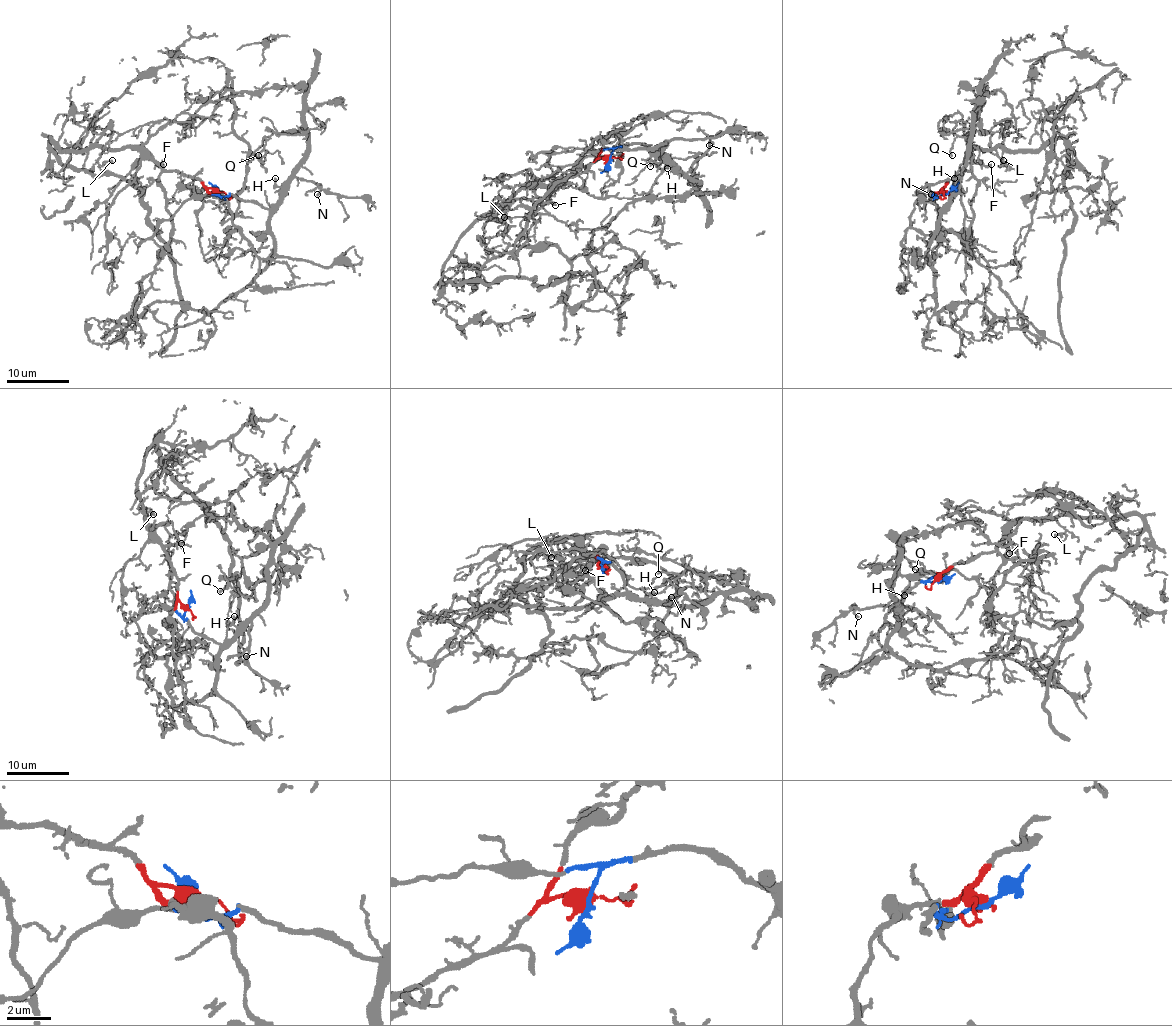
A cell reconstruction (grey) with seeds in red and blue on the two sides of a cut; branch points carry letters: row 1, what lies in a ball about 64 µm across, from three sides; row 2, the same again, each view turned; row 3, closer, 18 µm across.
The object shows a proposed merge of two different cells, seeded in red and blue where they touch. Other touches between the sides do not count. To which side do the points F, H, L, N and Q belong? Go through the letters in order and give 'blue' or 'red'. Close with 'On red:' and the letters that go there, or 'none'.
F: red
H: blue
L: red
N: blue
Q: blue
On red: F, L

